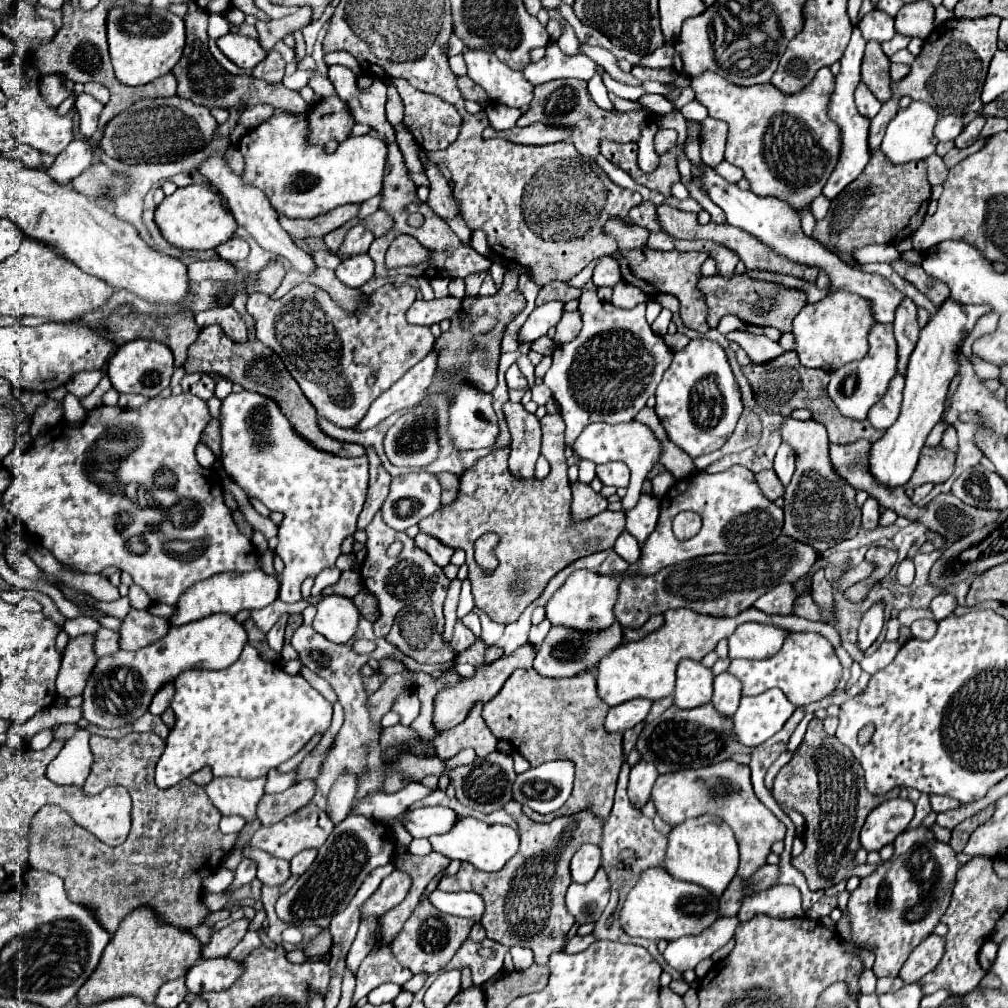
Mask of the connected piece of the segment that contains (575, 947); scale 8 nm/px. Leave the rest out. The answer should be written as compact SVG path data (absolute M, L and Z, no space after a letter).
M575 935L573 939L569 939L569 943L567 943L565 951L567 951L567 953L579 953L579 951L587 949L593 941L597 941L597 939L595 939L595 935L585 935L585 937Z

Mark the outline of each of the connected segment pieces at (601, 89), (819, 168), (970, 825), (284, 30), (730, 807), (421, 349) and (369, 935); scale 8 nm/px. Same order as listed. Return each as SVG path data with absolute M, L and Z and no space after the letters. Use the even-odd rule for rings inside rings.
M598 65L597 73L589 80L589 95L593 97L593 101L601 107L601 109L607 109L607 111L615 111L613 109L613 103L609 101L609 95L607 89L605 89L605 85L603 85L602 81L602 73L604 69Z
M829 67L819 69L817 75L815 75L815 79L811 81L811 85L807 85L807 87L805 87L803 91L799 91L797 95L783 95L783 93L777 91L771 83L767 83L767 85L753 85L753 87L737 87L735 83L729 83L727 79L721 79L721 75L717 75L717 73L713 73L713 71L703 71L697 79L691 79L691 89L695 91L695 99L697 99L701 105L707 107L709 117L721 119L721 121L727 123L725 161L729 161L731 165L739 167L739 169L745 173L745 179L751 183L751 191L753 191L755 195L759 195L759 197L777 197L777 199L789 203L793 209L803 209L803 207L811 205L815 197L821 195L821 189L823 189L823 185L827 183L829 175L833 173L833 169L835 169L835 165L837 165L837 159L839 159L839 153L841 153L841 133L839 133L839 127L837 127L837 125L831 121L831 117L827 115L827 105L829 105L829 99L831 99L831 95L833 95L833 91L835 91L835 77L833 77L833 73L829 71Z
M991 805L991 807L983 809L983 811L979 811L977 815L965 819L963 823L959 823L959 825L953 829L953 835L951 835L949 845L953 847L955 853L961 853L961 851L963 851L963 847L965 847L965 843L969 841L969 835L973 833L973 829L977 829L979 825L983 825L983 823L993 815L993 811L995 811L995 807Z
M301 7L295 15L289 15L285 19L279 19L279 21L269 21L269 23L263 23L263 21L257 21L255 23L255 29L259 33L259 43L261 47L265 47L265 51L271 51L273 45L277 41L281 41L287 33L291 33L293 29L303 29L305 23L309 21L311 13L309 7Z
M731 759L701 767L701 769L685 769L677 773L659 775L651 793L657 813L669 825L679 825L697 815L717 815L721 817L735 833L741 853L741 863L737 875L745 881L759 867L765 865L765 857L771 853L771 845L775 841L783 841L785 825L753 795L753 787L749 781L749 767L739 765Z
M305 281L295 285L285 297L277 301L273 301L265 293L249 295L247 313L255 319L255 337L283 359L287 371L299 383L309 403L313 403L317 415L335 423L337 427L355 427L365 417L369 405L433 349L435 337L431 329L409 325L405 319L405 313L413 301L415 289L411 285L403 283L401 287L395 287L387 283L375 293L367 295L367 305L363 309L349 313L343 307L339 307L327 291ZM369 377L375 377L375 385L367 385Z
M367 917L365 921L361 921L359 933L351 945L351 951L347 955L347 967L351 971L351 975L357 975L357 969L361 965L361 961L367 957L367 953L373 949L373 945L377 943L377 931L379 931L379 923L377 917Z

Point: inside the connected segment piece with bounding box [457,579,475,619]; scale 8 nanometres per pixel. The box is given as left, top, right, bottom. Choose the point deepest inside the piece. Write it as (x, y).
(466, 605)

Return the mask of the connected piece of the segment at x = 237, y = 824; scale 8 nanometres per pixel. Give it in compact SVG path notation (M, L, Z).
M222 816L219 823L220 830L224 834L237 833L245 825L245 819L240 816Z

